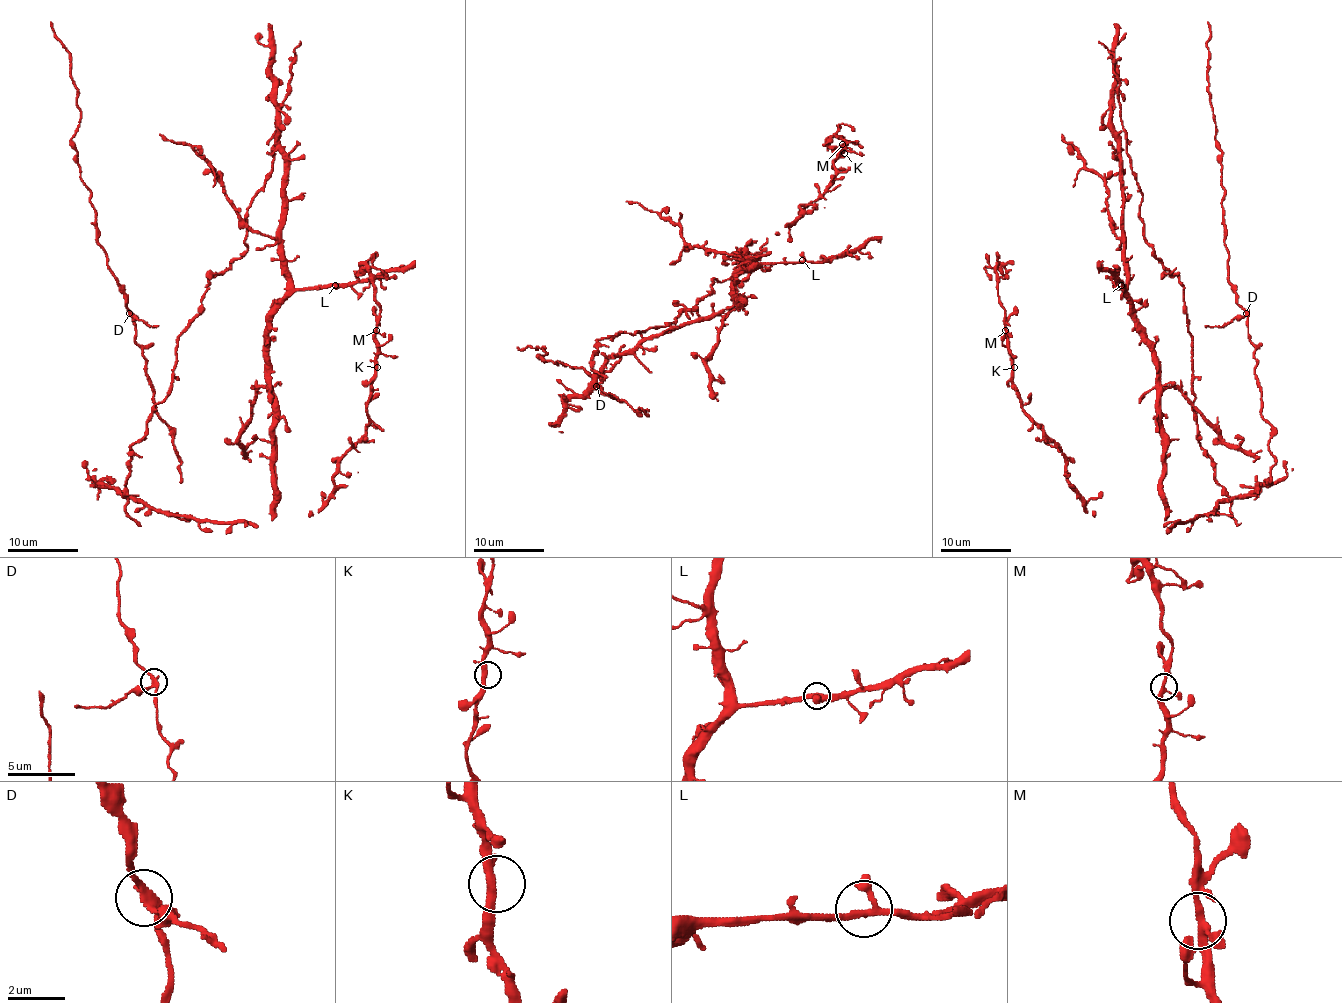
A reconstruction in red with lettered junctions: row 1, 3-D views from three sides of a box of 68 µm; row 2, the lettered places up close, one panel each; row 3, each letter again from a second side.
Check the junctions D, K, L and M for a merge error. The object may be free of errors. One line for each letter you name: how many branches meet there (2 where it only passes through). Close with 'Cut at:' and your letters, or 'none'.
D: 3 branches meet
Cut at: D

